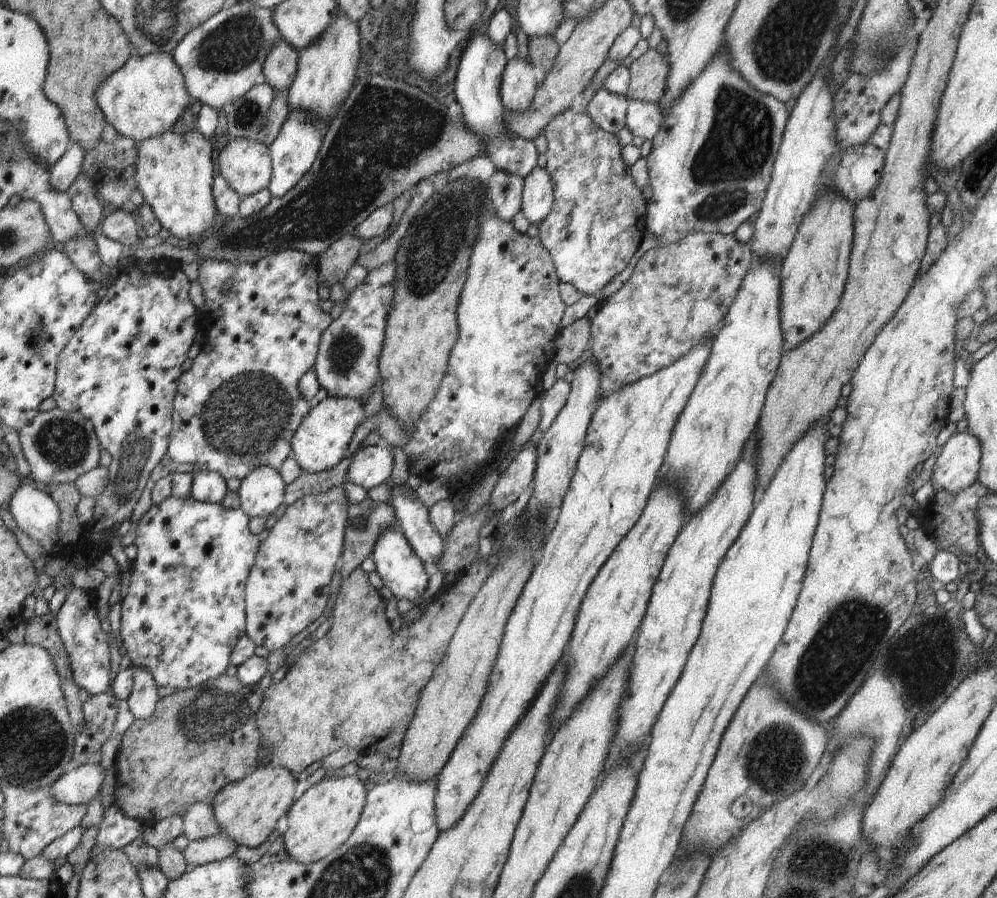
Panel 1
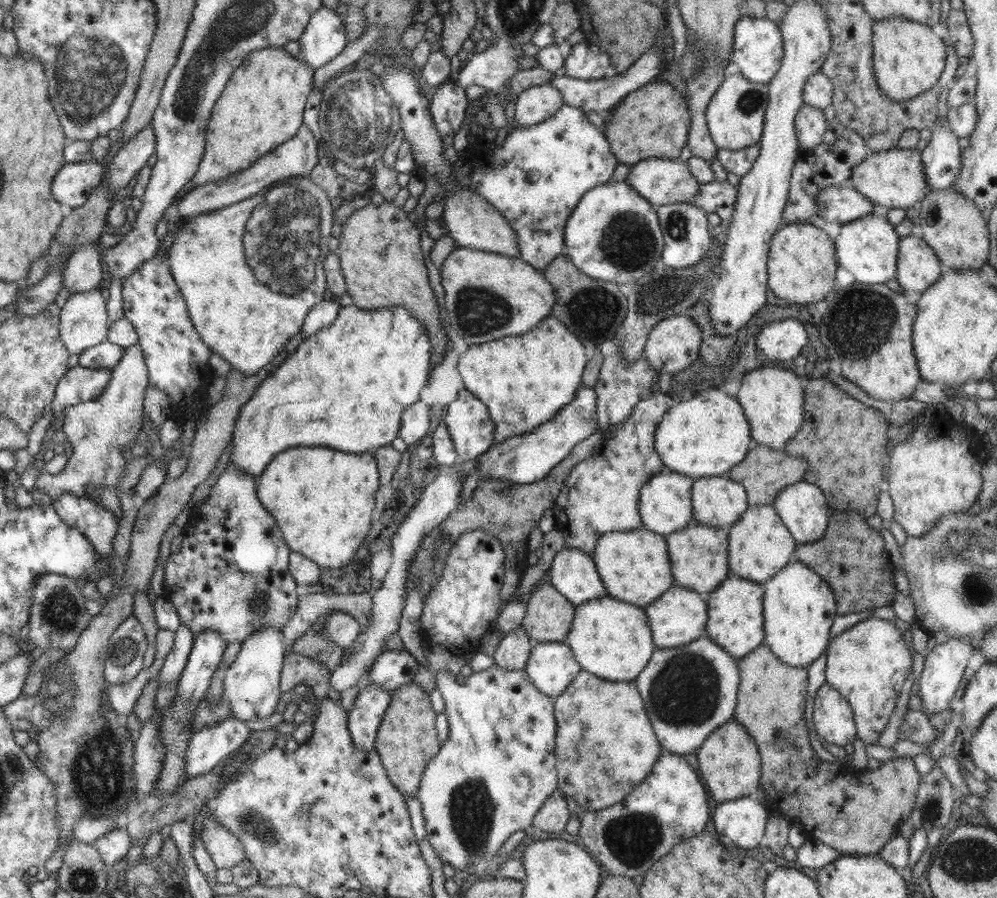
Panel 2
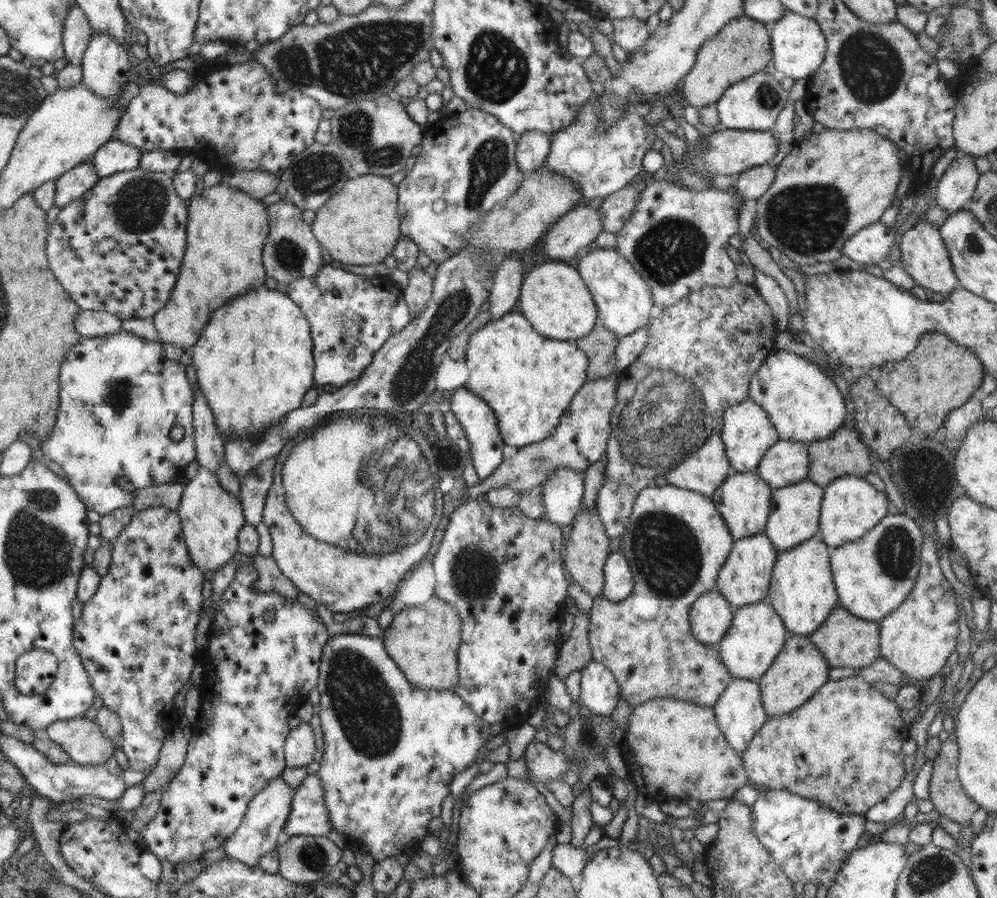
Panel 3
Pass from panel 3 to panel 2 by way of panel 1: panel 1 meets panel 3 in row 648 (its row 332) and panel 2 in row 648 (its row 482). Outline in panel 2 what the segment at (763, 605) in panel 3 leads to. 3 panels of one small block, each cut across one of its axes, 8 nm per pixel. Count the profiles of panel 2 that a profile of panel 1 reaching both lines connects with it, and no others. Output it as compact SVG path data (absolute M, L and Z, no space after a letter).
M707 636L674 648L656 648L635 678L661 748L686 755L696 752L721 724L730 721L737 705L738 660Z

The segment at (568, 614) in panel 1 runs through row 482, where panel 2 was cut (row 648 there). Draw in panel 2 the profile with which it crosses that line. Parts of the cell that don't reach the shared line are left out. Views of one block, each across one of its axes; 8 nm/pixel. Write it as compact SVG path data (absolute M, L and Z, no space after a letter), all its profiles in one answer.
M610 594L586 601L576 607L570 630L564 642L572 649L574 658L580 664L582 671L590 672L598 678L618 682L634 681L648 664L656 649L645 609L624 600L612 598Z

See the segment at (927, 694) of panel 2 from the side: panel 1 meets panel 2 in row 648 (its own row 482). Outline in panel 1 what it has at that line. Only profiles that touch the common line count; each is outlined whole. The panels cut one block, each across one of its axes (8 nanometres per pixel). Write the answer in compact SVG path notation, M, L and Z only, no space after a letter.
M968 432L955 433L934 459L931 480L937 492L946 490L952 496L968 489L978 478L981 446Z

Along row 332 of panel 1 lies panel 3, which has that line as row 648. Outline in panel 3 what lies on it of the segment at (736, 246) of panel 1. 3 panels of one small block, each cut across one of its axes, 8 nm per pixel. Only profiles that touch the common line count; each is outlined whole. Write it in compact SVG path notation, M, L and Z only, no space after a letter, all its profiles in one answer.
M650 485L643 488L635 498L632 512L628 517L625 531L622 536L620 536L620 541L620 551L628 561L635 585L630 596L627 596L621 601L614 602L602 596L593 599L593 604L589 608L589 645L591 646L592 660L601 662L606 665L606 668L610 669L610 672L614 675L615 681L620 687L621 697L627 700L632 708L637 707L647 700L657 698L685 700L694 704L713 707L721 697L722 691L730 684L733 676L727 671L726 665L719 655L717 645L706 646L694 638L689 623L689 610L691 609L692 603L699 596L702 596L705 592L715 590L720 569L730 554L734 540L726 523L723 521L722 515L716 510L711 497L672 485Z

